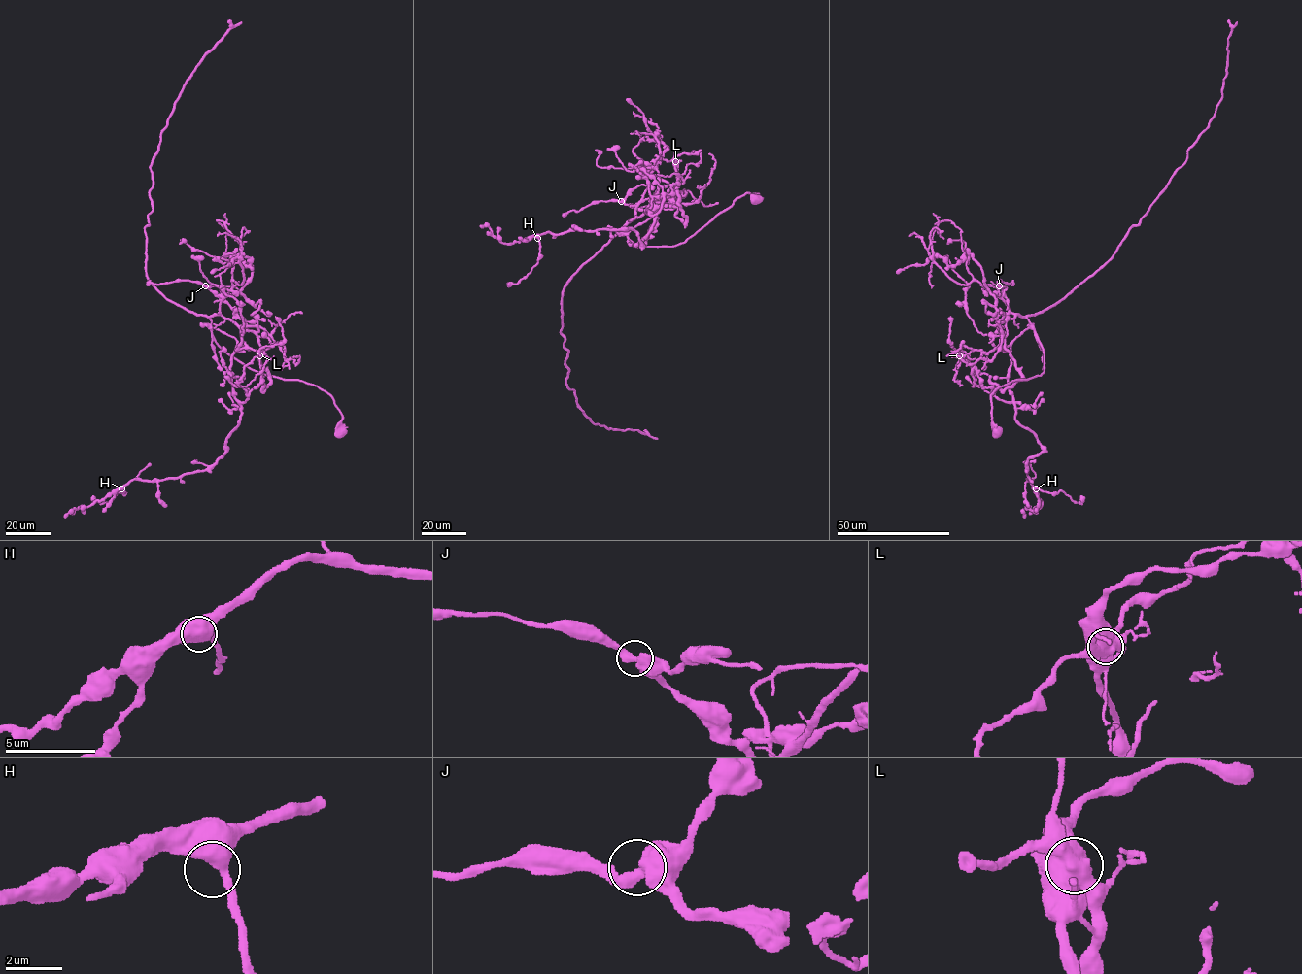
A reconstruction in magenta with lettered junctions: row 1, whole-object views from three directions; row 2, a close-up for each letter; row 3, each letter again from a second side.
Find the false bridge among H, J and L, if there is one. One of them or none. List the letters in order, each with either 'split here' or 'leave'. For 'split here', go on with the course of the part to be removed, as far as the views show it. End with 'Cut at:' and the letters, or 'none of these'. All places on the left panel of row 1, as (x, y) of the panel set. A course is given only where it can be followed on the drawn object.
H: leave
J: leave
L: split here | (259, 355), (228, 319), (179, 306), (146, 270), (161, 132), (200, 59), (241, 21)
Cut at: L

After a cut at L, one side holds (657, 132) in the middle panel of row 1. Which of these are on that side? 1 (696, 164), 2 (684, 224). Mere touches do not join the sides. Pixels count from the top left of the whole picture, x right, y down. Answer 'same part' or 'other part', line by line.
1: same part
2: other part

